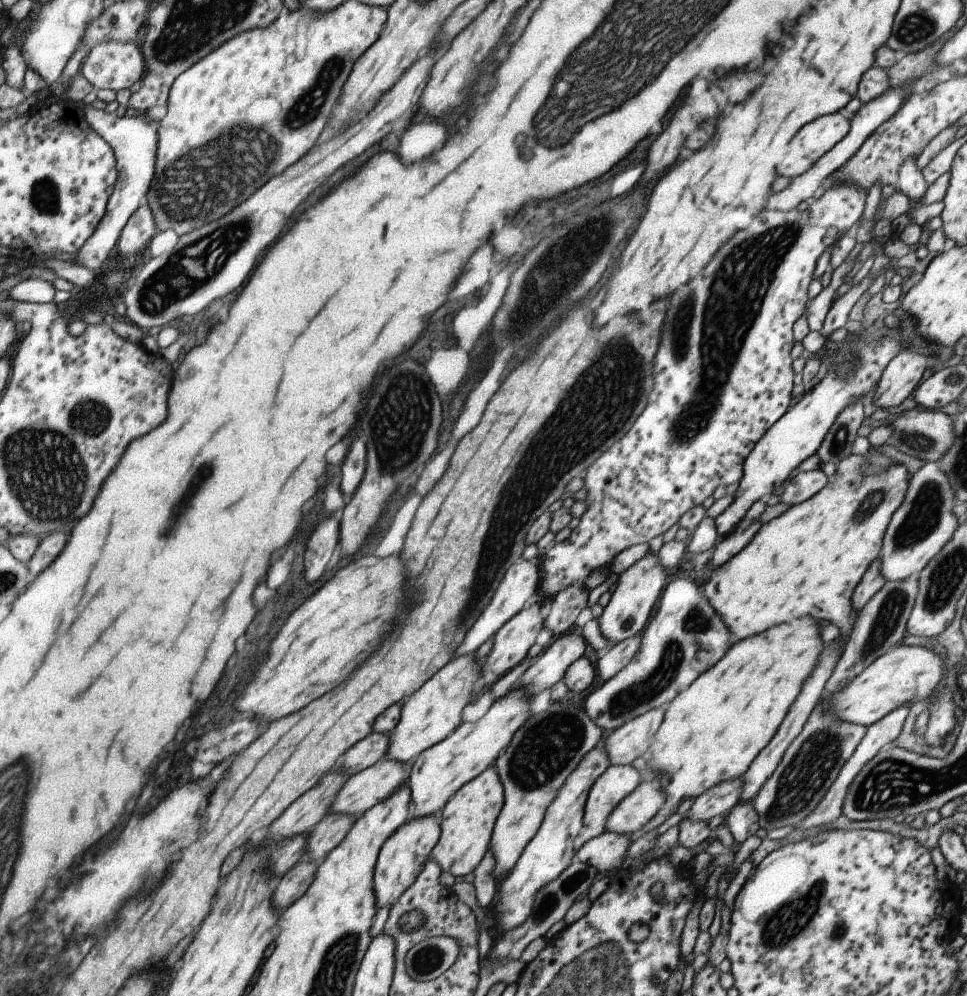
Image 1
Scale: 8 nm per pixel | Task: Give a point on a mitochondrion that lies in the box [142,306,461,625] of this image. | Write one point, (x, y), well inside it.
(398, 400)

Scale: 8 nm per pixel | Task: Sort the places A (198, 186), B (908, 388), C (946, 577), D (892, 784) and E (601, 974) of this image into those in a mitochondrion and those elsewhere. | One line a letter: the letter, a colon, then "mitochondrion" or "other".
A: mitochondrion
B: other
C: mitochondrion
D: mitochondrion
E: mitochondrion

